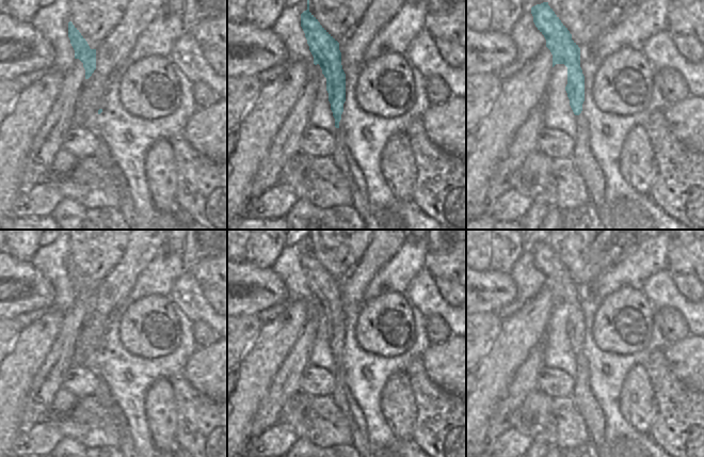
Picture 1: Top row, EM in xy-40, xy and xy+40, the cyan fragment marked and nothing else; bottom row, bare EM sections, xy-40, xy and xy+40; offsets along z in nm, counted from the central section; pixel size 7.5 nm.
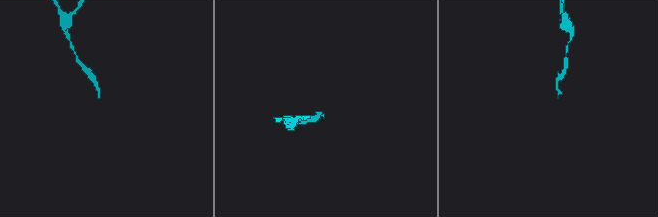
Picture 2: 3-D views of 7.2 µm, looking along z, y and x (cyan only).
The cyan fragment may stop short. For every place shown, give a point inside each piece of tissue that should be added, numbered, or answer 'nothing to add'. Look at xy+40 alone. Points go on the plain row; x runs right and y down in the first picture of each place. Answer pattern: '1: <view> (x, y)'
1: xy+40 (588, 407).

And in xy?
1: xy (345, 400).

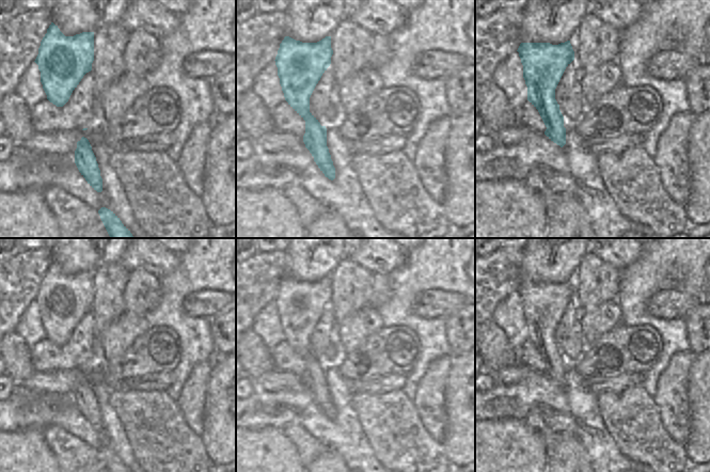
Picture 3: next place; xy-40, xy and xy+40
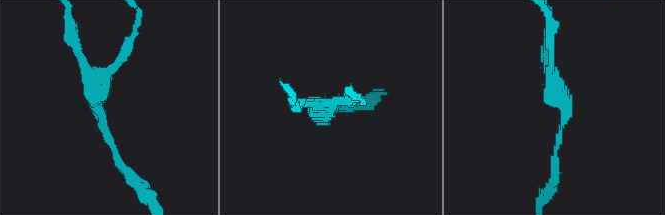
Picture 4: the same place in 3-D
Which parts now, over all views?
nothing to add.

